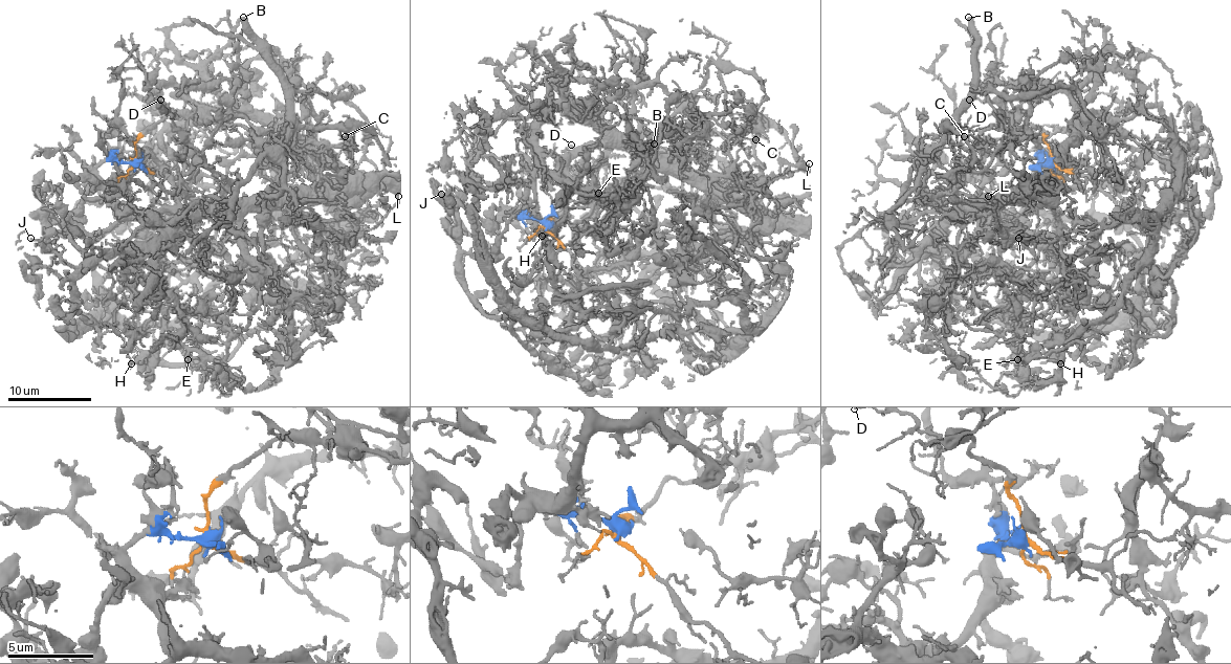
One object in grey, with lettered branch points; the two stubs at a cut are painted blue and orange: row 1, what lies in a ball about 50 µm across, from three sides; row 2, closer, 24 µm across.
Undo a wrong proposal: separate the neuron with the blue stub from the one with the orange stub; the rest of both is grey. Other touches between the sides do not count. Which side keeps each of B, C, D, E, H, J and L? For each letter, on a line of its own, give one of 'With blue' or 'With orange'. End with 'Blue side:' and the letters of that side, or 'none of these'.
B: With orange
C: With orange
D: With orange
E: With blue
H: With blue
J: With blue
L: With blue
Blue side: E, H, J, L

